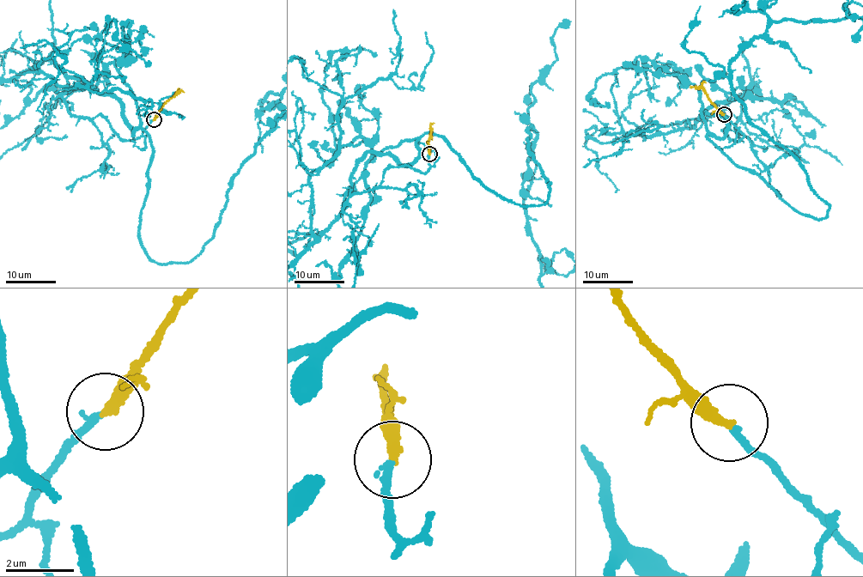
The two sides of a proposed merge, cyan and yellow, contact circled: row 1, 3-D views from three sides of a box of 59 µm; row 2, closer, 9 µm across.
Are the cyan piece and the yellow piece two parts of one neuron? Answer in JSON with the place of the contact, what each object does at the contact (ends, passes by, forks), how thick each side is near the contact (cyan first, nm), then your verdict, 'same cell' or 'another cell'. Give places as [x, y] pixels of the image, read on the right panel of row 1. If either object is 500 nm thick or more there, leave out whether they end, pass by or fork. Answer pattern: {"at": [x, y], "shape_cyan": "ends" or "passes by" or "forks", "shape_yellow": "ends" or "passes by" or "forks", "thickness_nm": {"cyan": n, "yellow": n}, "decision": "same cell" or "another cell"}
{"at": [724, 114], "shape_cyan": "ends", "shape_yellow": "ends", "thickness_nm": {"cyan": 200, "yellow": 320}, "decision": "same cell"}

